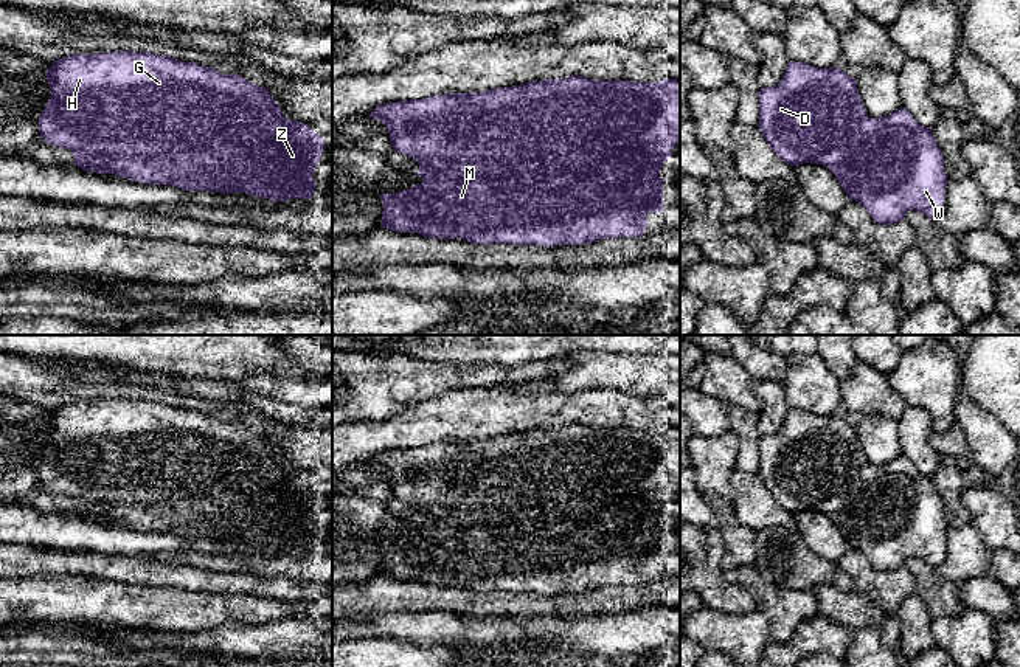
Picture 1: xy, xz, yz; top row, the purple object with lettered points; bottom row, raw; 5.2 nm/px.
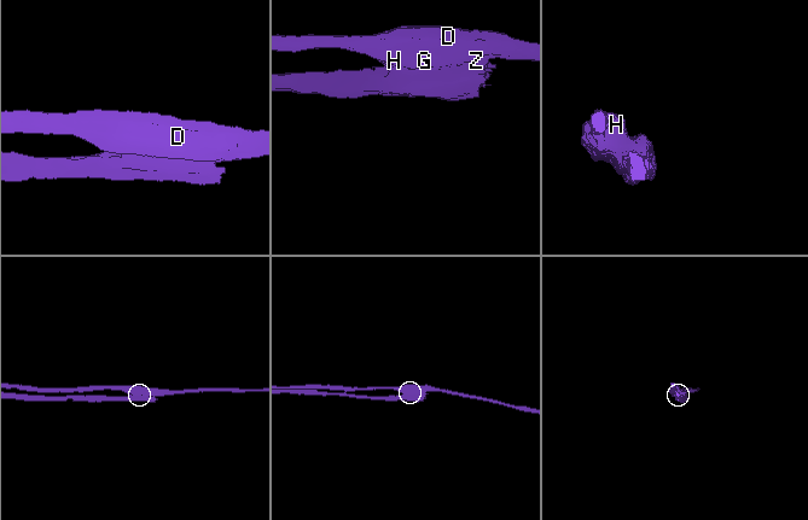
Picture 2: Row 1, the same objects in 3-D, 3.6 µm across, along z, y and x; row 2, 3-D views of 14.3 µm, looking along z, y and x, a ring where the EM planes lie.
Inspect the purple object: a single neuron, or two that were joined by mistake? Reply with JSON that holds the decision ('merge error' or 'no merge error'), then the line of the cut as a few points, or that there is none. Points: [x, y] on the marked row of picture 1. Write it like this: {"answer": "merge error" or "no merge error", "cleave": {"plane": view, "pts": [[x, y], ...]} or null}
{"answer": "merge error", "cleave": {"plane": "xz", "pts": [[679, 138], [508, 162], [412, 157], [393, 146]]}}

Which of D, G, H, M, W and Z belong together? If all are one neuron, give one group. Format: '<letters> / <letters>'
D G H / M W Z

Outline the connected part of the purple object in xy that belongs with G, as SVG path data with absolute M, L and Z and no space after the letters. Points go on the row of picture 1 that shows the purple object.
M113 51L73 54L53 62L45 73L51 96L39 116L42 138L64 149L92 149L96 155L168 155L172 149L217 149L222 143L267 143L290 126L295 133L307 124L281 115L269 88L211 67L155 53Z

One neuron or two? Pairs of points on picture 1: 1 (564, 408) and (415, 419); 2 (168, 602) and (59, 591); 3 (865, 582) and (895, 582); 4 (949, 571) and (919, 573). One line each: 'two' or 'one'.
1: one
2: one
3: one
4: two

